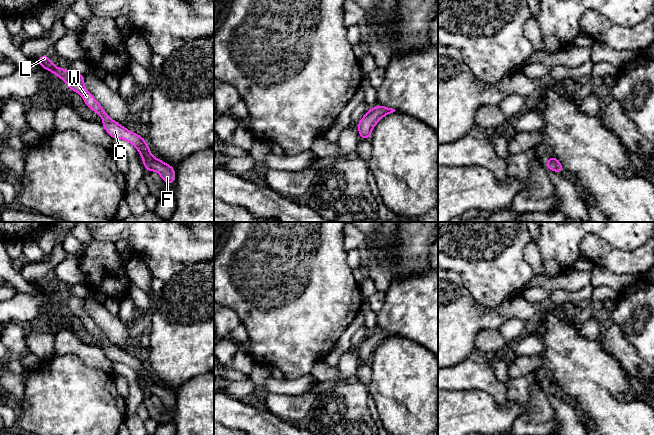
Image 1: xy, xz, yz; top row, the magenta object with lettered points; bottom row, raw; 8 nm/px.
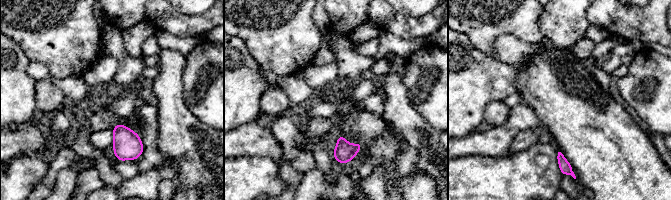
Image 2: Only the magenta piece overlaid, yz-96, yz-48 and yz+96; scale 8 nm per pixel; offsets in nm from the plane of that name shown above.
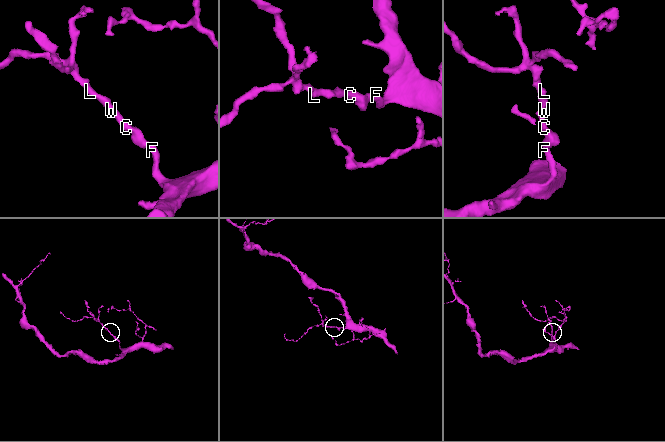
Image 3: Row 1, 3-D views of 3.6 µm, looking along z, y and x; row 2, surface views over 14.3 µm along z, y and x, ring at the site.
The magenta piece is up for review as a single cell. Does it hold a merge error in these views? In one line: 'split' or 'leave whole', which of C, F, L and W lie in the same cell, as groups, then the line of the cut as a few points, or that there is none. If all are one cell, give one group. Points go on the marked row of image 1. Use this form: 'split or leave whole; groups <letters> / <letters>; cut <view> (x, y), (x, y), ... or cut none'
leave whole; groups C F L W; cut none

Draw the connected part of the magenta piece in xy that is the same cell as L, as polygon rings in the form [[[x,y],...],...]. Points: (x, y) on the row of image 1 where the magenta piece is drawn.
[[[43,54],[36,61],[44,69],[54,73],[56,77],[63,79],[71,91],[77,92],[82,96],[86,106],[100,115],[103,120],[102,125],[108,135],[113,139],[119,138],[131,143],[140,153],[147,172],[153,170],[158,172],[166,184],[173,184],[175,182],[176,173],[174,167],[154,157],[151,154],[150,146],[145,142],[144,137],[128,130],[109,117],[101,104],[84,86],[85,75],[66,70],[63,67],[56,67],[47,54]]]

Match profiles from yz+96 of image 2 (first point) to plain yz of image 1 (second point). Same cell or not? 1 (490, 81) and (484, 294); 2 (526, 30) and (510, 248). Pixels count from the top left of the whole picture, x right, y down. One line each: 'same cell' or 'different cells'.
1: different cells
2: same cell

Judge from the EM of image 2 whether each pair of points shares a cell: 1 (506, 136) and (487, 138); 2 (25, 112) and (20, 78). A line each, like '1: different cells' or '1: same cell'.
1: same cell
2: same cell

